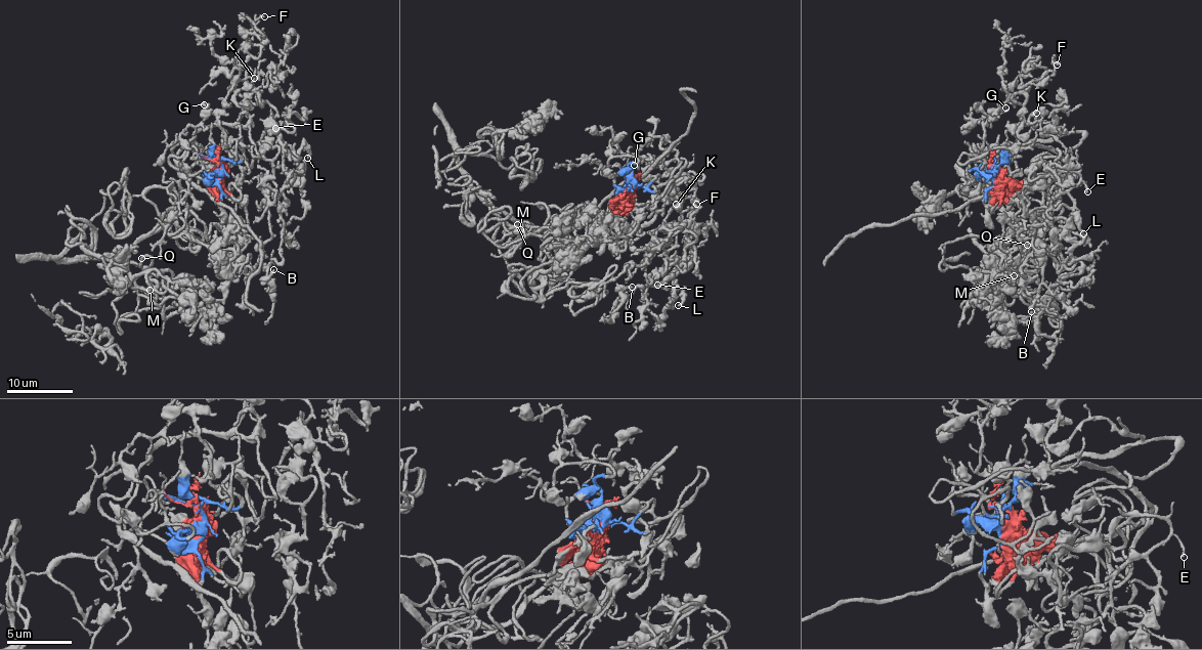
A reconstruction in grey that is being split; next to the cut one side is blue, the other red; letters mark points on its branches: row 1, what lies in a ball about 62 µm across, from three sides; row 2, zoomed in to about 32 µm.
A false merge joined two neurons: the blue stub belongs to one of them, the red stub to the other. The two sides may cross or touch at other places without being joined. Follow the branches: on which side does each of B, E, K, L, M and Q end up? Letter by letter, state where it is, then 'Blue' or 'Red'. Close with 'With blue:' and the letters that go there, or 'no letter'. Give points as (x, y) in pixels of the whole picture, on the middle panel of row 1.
B: Place: (632, 287). Blue
E: Place: (657, 285). Blue
K: Place: (676, 204). Blue
L: Place: (678, 305). Blue
M: Place: (520, 229). Red
Q: Place: (517, 224). Red
With blue: B, E, K, L

